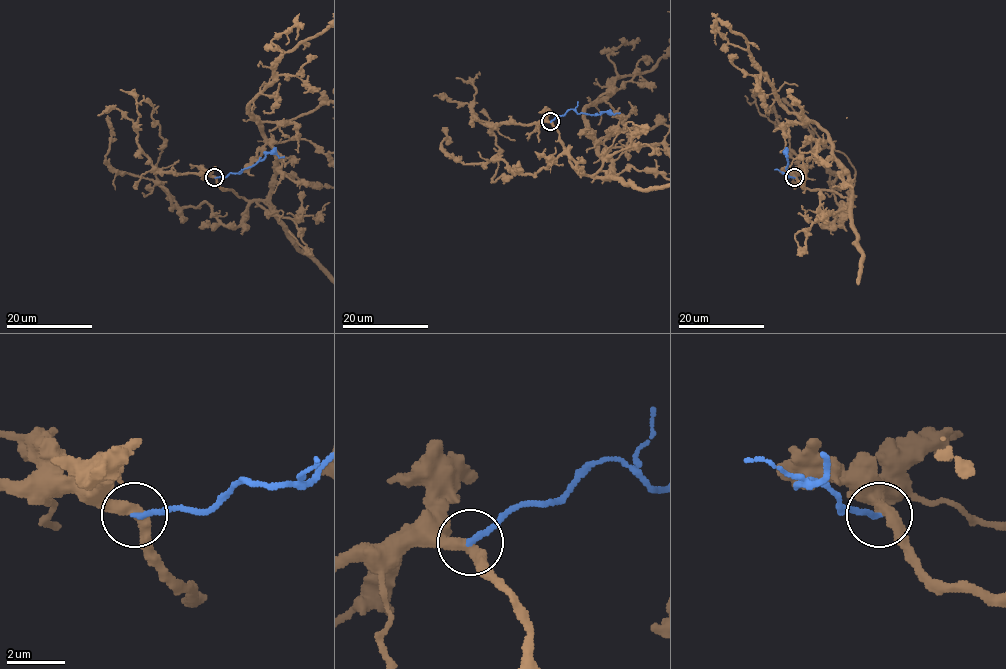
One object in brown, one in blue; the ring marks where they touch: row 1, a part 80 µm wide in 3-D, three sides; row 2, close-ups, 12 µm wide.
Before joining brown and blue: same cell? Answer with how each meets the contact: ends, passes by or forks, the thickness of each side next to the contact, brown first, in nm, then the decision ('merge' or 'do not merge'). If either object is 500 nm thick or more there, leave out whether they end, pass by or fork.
brown passes by; blue ends; calibres 400 and 200 nm; do not merge

